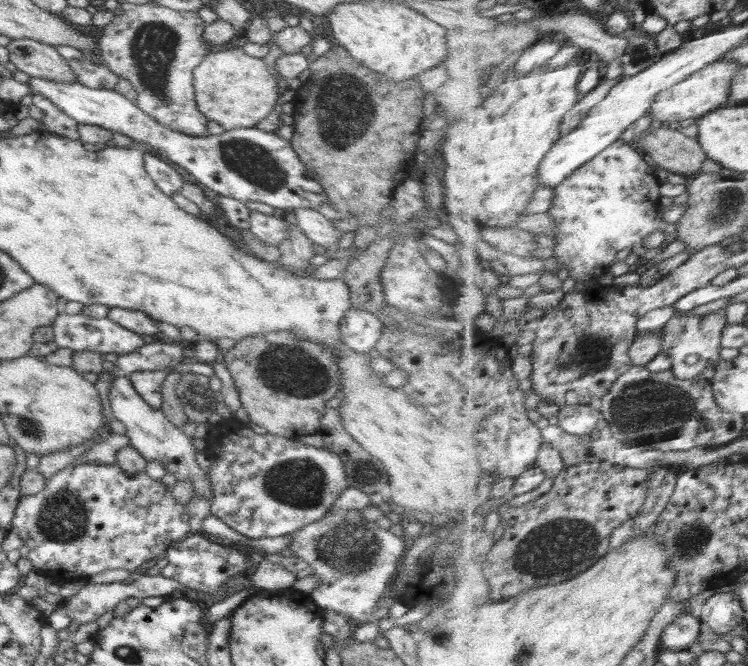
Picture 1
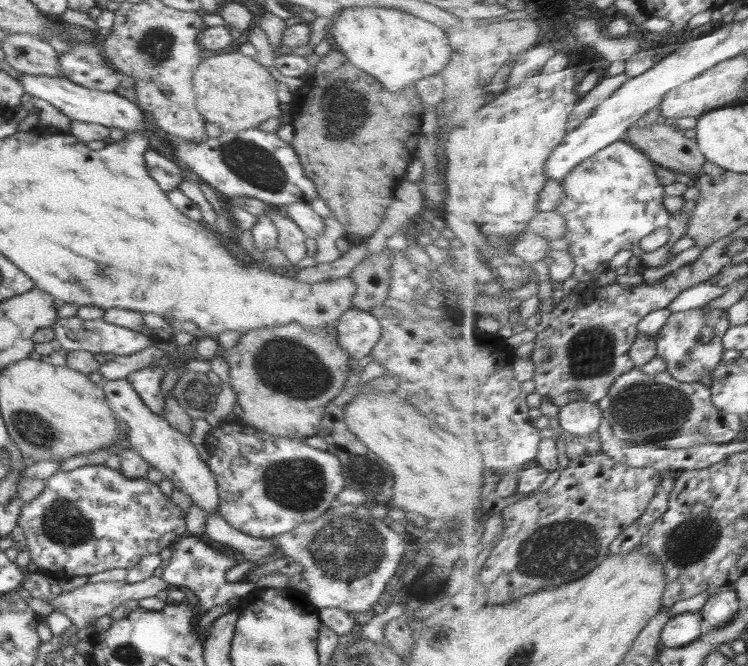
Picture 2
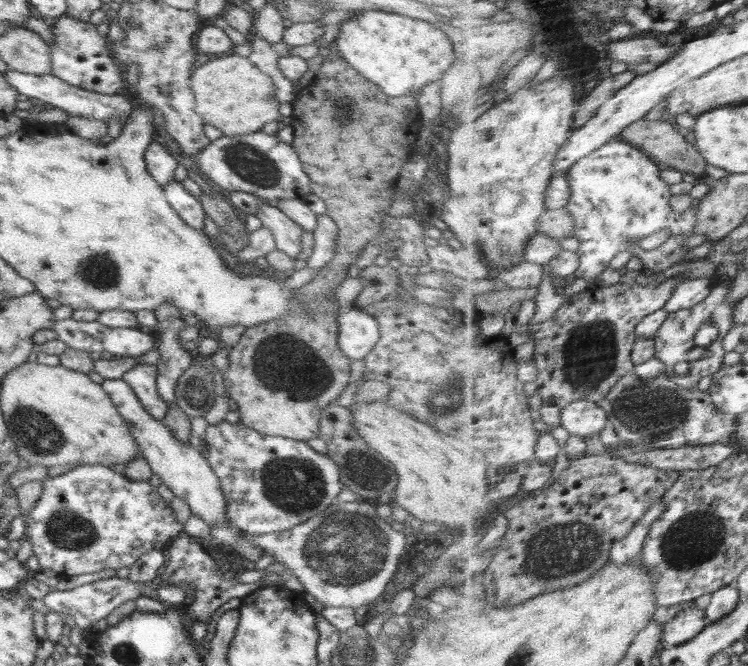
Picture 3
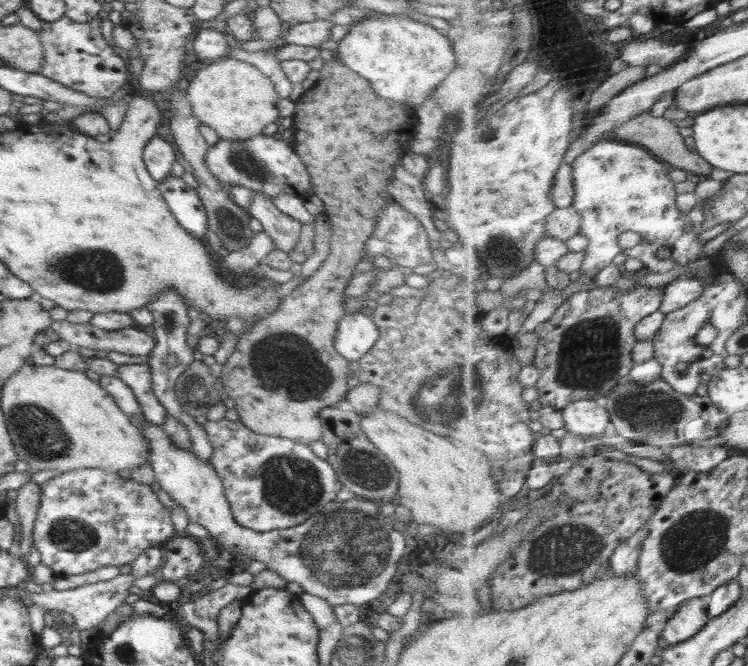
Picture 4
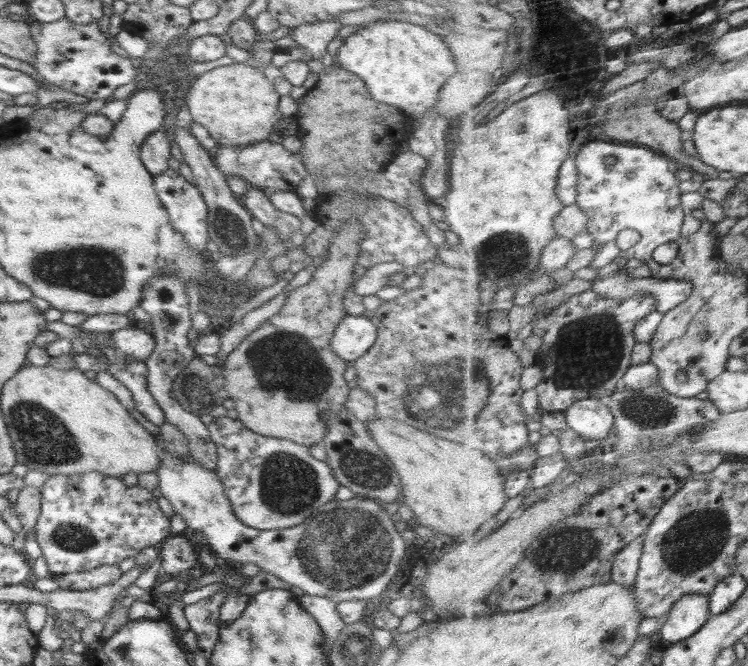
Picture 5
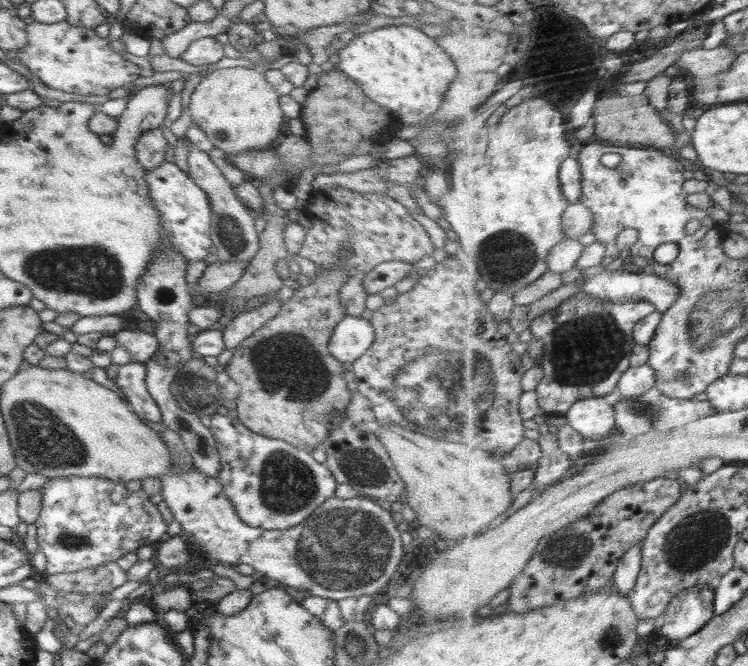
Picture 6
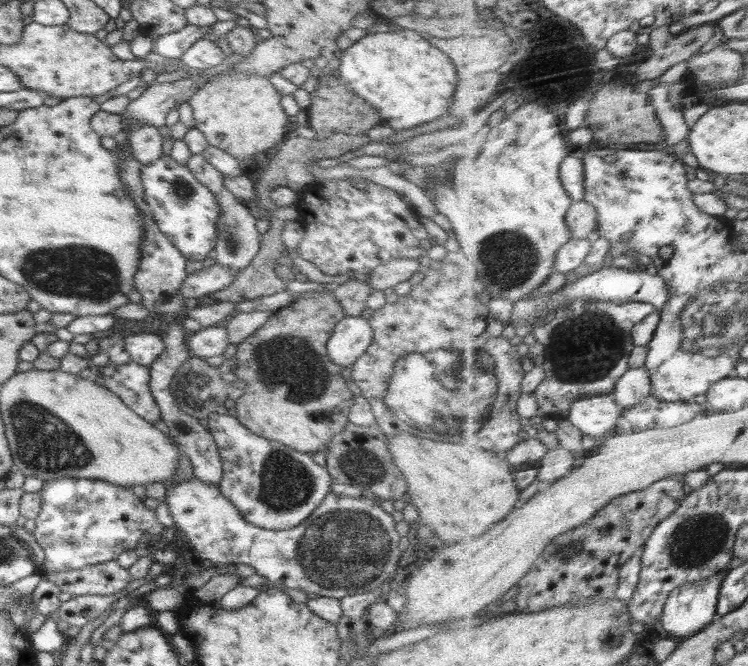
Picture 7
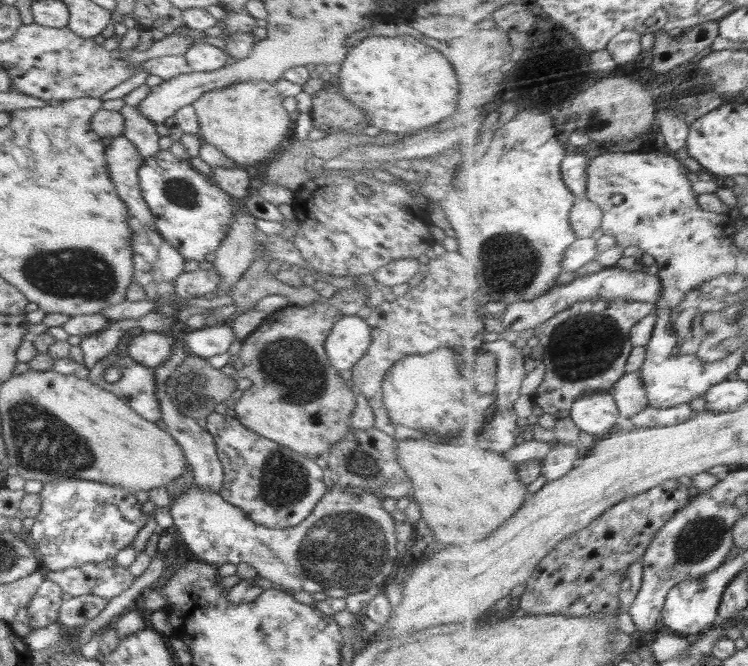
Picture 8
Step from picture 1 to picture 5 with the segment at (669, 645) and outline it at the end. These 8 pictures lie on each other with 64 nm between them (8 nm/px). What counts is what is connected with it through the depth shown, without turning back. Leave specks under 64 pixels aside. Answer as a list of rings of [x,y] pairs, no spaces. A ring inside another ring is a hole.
[[[689,594],[682,597],[661,629],[663,638],[678,643],[689,639],[706,626],[712,619],[712,596],[709,594]]]

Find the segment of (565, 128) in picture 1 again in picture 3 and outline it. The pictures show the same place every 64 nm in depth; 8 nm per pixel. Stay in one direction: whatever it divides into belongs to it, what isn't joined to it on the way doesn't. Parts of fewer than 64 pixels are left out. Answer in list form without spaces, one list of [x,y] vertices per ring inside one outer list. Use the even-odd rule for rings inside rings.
[[[629,68],[628,71],[622,74],[613,74],[613,76],[604,79],[599,86],[596,86],[589,92],[587,98],[578,104],[578,114],[574,128],[583,128],[585,124],[588,124],[596,116],[596,112],[600,110],[600,106],[604,106],[615,93],[620,92],[622,88],[626,88],[630,82],[634,82],[638,78],[638,75],[638,71],[632,71]]]

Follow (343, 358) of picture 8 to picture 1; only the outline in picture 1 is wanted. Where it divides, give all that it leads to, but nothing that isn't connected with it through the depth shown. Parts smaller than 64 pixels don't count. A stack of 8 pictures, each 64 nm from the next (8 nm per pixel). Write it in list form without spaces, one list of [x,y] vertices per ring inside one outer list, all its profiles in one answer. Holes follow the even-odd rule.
[[[354,307],[345,312],[339,324],[342,344],[346,344],[358,354],[367,354],[375,348],[383,329],[383,324],[377,316]]]

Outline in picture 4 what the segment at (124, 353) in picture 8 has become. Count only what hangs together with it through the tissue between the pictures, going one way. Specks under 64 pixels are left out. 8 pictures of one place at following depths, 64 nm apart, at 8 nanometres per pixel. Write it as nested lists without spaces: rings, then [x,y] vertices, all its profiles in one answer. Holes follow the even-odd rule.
[[[146,363],[118,365],[116,377],[130,388],[144,419],[152,425],[161,427],[166,421],[167,413],[152,393],[152,368]]]

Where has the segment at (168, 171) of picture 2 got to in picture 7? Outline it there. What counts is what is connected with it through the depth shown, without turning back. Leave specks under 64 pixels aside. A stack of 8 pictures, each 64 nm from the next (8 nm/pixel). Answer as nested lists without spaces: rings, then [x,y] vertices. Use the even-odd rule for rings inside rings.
[[[134,123],[128,129],[132,155],[140,162],[141,167],[160,159],[162,155],[163,137],[158,129],[146,123]]]

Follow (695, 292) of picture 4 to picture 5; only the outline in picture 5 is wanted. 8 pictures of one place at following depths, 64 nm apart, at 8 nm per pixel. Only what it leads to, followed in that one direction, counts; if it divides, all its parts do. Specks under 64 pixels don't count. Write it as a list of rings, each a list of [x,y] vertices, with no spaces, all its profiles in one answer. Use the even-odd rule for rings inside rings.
[[[622,269],[593,281],[593,290],[604,298],[632,298],[638,294],[652,294],[658,301],[658,311],[668,314],[690,299],[694,286],[686,280],[664,279],[656,276],[634,278]]]

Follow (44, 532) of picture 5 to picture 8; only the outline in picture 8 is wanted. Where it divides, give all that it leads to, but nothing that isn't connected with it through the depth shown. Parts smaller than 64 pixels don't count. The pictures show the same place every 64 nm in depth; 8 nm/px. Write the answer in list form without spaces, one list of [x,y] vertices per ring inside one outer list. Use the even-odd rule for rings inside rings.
[[[57,479],[45,483],[39,495],[41,509],[28,533],[42,554],[44,571],[114,559],[120,549],[132,545],[148,521],[135,493],[94,480]]]

